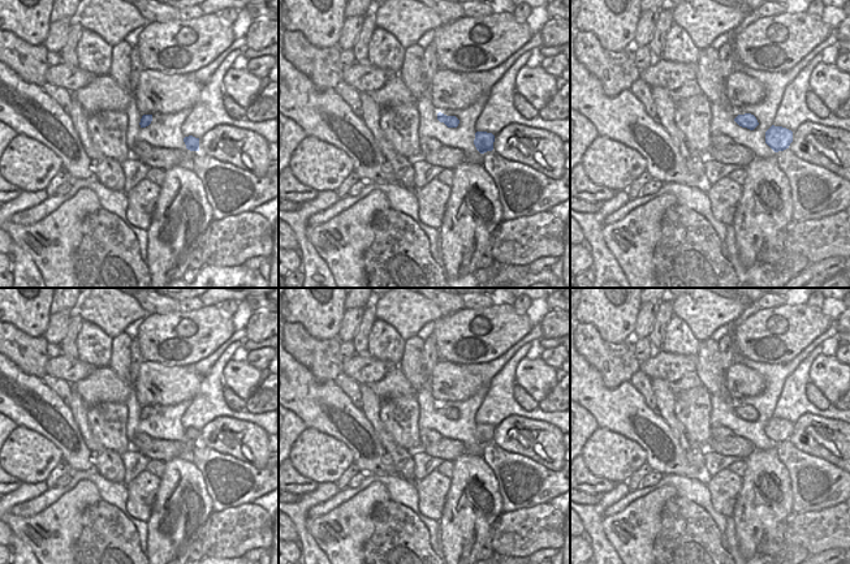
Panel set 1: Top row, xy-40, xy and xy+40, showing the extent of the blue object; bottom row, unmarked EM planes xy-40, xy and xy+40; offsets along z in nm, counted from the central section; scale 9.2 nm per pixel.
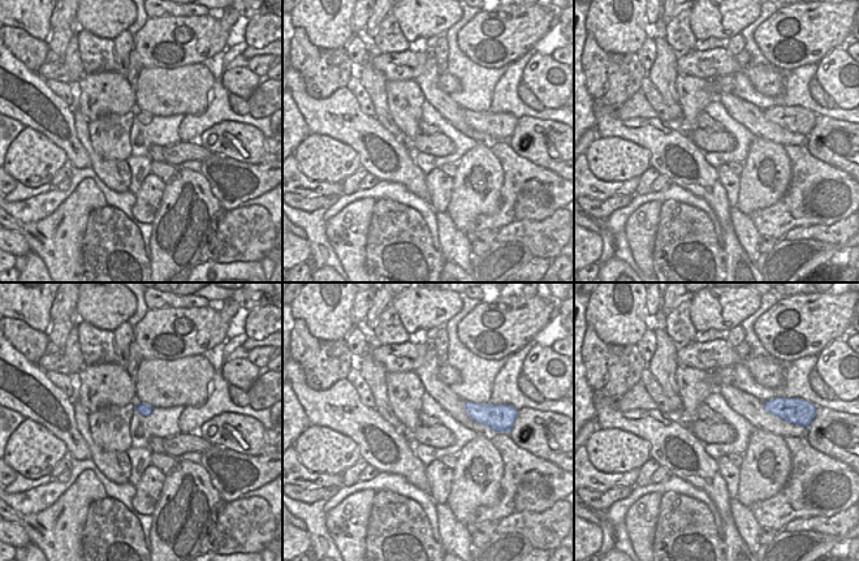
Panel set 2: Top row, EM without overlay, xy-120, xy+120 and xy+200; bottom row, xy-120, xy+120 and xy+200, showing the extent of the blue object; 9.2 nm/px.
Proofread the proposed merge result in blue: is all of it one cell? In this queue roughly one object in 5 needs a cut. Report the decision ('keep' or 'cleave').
keep

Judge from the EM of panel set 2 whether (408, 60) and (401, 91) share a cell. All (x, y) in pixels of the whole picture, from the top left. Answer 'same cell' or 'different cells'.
different cells

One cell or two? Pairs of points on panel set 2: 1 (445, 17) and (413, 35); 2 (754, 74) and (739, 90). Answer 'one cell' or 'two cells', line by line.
1: one cell
2: two cells

